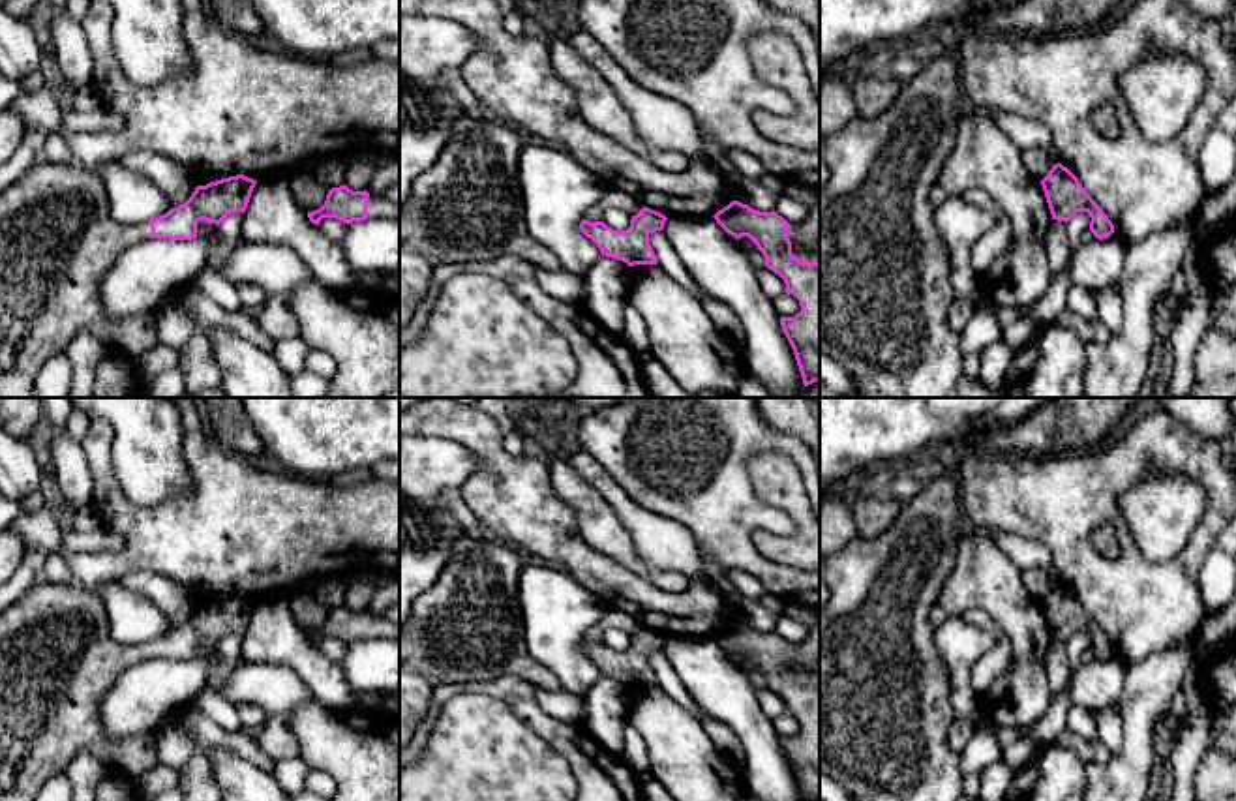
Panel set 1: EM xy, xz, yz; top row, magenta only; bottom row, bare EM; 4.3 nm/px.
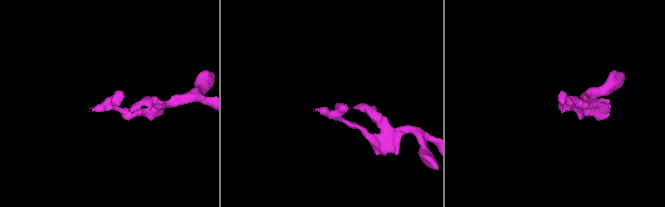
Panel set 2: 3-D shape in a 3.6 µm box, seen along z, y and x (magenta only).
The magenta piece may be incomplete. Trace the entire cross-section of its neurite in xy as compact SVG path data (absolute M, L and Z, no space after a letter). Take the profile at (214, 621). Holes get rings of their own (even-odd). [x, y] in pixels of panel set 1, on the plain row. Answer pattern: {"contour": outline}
{"contour": "M43 578L0 613L0 801L36 801L41 786L66 773L71 760L88 750L107 769L137 780L158 763L152 733L113 739L101 726L101 700L131 666L148 658L193 660L201 640L219 645L229 634L246 632L257 600L244 595L197 606L191 617L167 634L141 645L124 645L111 636L105 602L79 582L51 583Z"}

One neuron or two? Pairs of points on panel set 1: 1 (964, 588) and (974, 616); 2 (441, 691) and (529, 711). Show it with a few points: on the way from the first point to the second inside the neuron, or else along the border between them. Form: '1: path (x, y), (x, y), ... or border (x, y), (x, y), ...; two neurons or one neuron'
1: border (961, 614), (979, 608), (1006, 636); two neurons
2: path (464, 687), (507, 689); one neuron

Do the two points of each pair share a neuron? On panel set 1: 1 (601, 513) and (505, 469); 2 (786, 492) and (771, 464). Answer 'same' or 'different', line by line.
1: different
2: same

